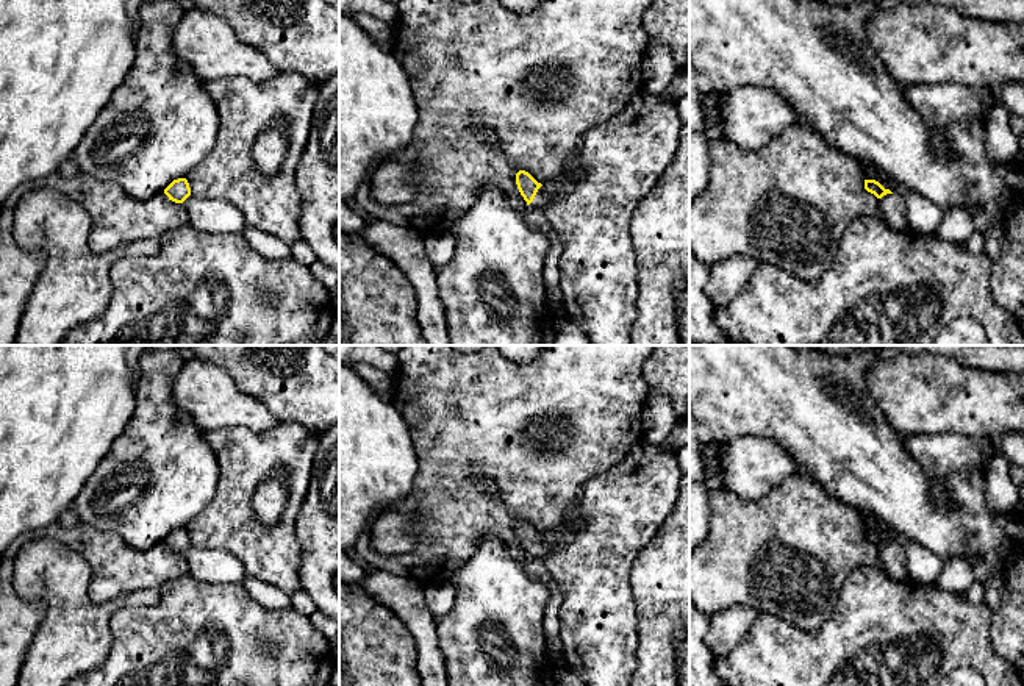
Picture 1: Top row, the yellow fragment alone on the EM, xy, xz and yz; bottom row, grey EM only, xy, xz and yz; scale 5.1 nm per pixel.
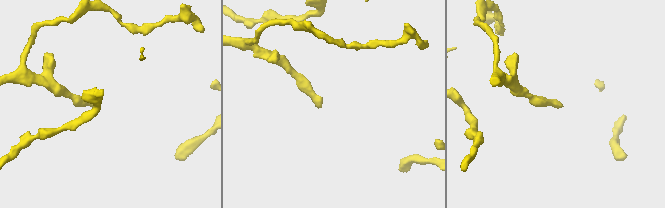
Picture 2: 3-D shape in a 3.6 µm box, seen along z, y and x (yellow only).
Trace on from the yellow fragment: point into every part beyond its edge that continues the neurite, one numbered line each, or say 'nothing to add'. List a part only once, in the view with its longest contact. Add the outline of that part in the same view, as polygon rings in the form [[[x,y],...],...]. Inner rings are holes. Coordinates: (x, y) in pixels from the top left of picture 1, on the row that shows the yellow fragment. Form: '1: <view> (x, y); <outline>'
1: xz (541, 197); [[[541,186],[533,198],[533,202],[528,205],[532,208],[544,209],[549,200],[549,192],[544,186]]]

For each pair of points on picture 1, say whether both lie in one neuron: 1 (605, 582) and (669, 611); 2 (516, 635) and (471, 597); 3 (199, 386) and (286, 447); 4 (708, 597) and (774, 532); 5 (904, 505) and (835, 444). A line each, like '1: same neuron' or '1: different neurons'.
1: different neurons
2: same neuron
3: different neurons
4: same neuron
5: same neuron

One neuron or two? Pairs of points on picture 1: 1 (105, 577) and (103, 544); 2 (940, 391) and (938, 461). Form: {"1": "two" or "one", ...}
{"1": "one", "2": "two"}

